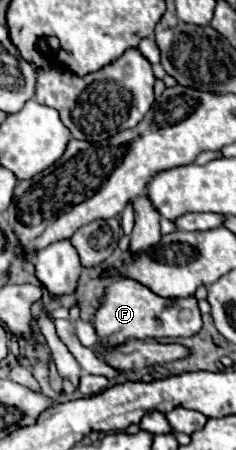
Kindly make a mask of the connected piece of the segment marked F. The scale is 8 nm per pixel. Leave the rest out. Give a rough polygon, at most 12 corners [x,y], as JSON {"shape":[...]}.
{"shape":[[120,276],[106,288],[96,332],[188,338],[202,318],[194,296],[168,300]]}

